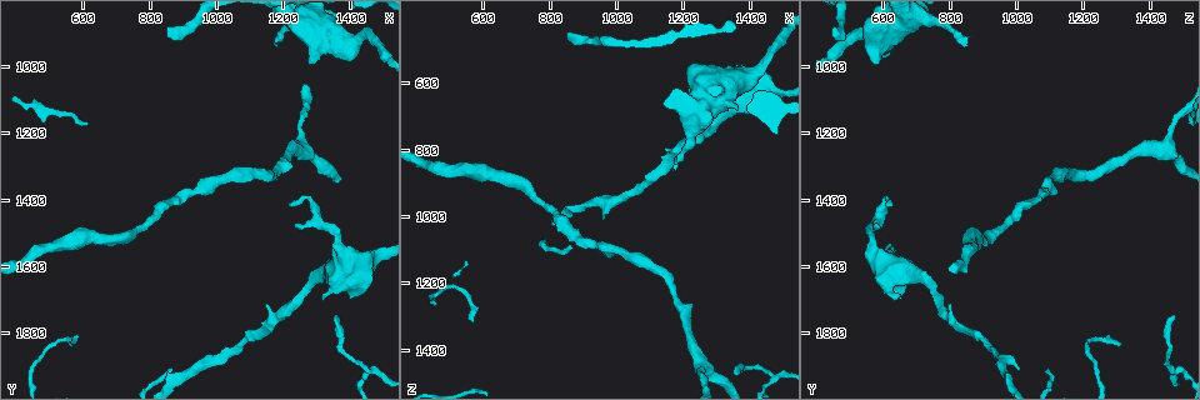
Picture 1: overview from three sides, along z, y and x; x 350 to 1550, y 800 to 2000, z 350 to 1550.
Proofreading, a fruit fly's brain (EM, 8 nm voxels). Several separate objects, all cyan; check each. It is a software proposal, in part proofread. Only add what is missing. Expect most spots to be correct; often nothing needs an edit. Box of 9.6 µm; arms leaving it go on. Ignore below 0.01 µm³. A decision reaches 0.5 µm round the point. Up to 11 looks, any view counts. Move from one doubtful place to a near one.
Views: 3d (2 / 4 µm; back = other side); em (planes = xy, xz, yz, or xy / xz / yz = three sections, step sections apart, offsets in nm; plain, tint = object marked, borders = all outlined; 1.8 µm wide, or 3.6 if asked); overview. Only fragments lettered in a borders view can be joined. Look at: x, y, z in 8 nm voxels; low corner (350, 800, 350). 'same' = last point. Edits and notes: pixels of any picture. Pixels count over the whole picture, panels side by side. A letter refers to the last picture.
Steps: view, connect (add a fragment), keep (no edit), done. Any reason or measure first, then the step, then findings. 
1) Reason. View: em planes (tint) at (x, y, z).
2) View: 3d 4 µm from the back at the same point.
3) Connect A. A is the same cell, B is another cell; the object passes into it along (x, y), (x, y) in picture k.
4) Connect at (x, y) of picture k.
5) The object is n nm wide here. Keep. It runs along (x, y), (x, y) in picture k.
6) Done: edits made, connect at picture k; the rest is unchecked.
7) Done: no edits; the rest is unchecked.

Long arm stops here. View: em planes (borders) at (850, 880, 450).

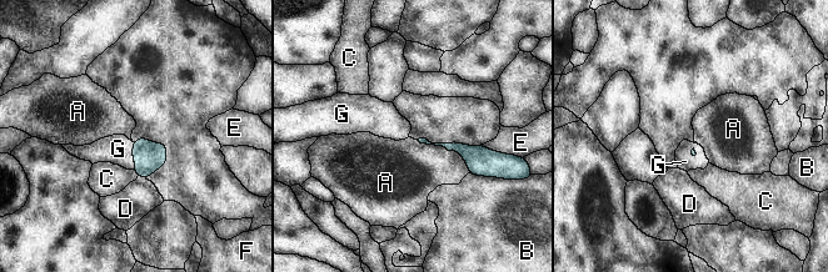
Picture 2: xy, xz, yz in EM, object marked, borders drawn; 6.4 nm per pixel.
Connect G. G is the same cell, A, B, C, D, E and F are other cells; the object passes into it along (149, 156), (133, 155), (118, 149) in picture 2; the neuron continues.

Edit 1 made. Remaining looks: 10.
An open end. View: em 3.6 µm xz step 8 (tint) at (1230, 1470, 580).

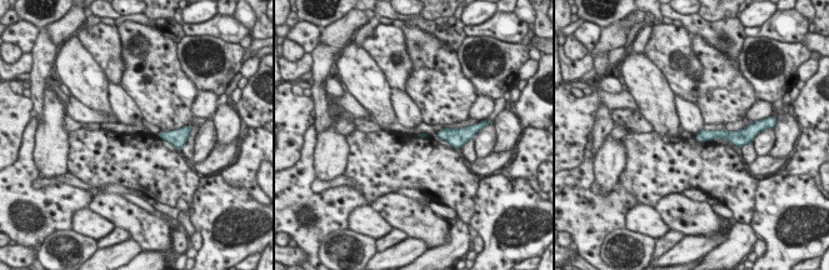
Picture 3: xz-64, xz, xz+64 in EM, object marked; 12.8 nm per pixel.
View: em 3.6 µm xz step 8 (borders) at the same point.

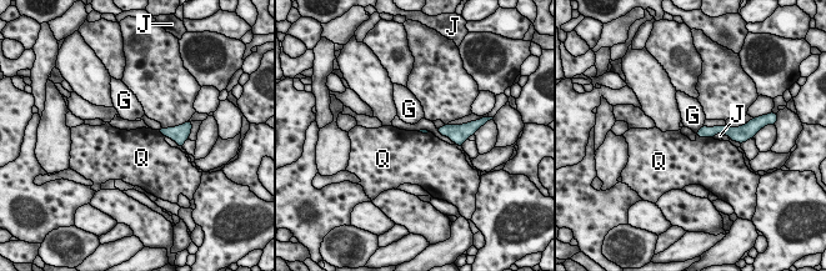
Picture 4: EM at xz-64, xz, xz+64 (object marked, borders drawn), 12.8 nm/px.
Keep. G, J and Q are other cells; a border runs along (696, 135), (712, 137) in picture 4; no lettered fragment goes on from it.

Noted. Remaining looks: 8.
Branch stops here. View: em planes (borders) at (1170, 920, 860).

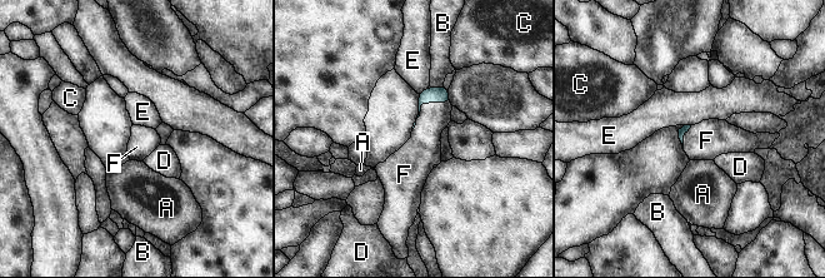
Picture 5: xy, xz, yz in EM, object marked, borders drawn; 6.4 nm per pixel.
The longest contact is with F, 240 nm. Connect F. F is the same cell, A, B, C, D and E are other cells; the neuron continues.

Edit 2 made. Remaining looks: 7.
Thick end. View: 3d 4 µm at (1310, 1690, 640).

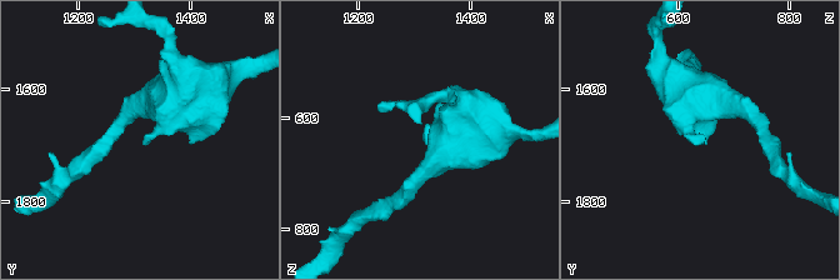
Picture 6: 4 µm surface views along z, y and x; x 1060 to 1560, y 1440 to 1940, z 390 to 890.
Now the EM. View: em 3.6 µm xy step 16 (tint) at (1315, 1700, 635).

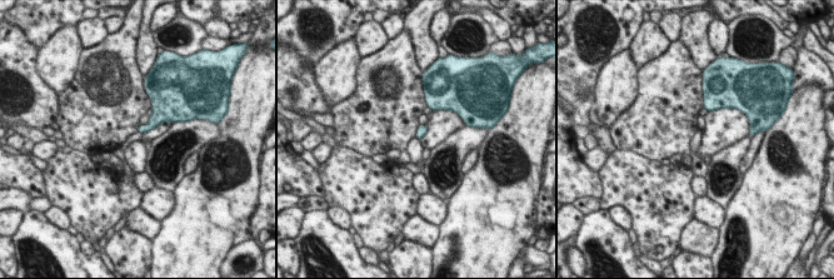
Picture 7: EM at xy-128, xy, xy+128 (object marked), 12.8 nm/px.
View: em 3.6 µm planes (borders) at the same point.

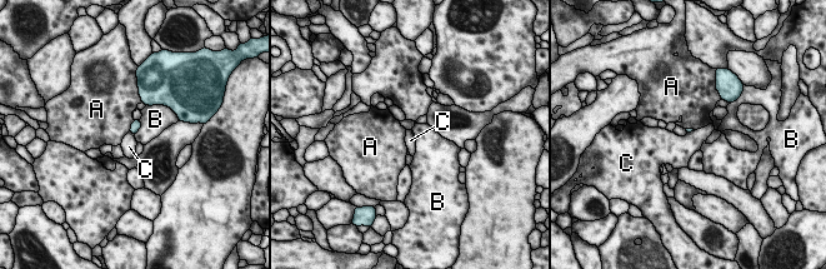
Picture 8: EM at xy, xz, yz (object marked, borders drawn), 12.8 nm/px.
Keep. A, B and C are other cells; a border runs along (129, 131), (134, 134) in picture 8; none of them fits.

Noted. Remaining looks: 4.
Done: edits made, connect at picture 2, connect at picture 5; the rest is unchecked.

